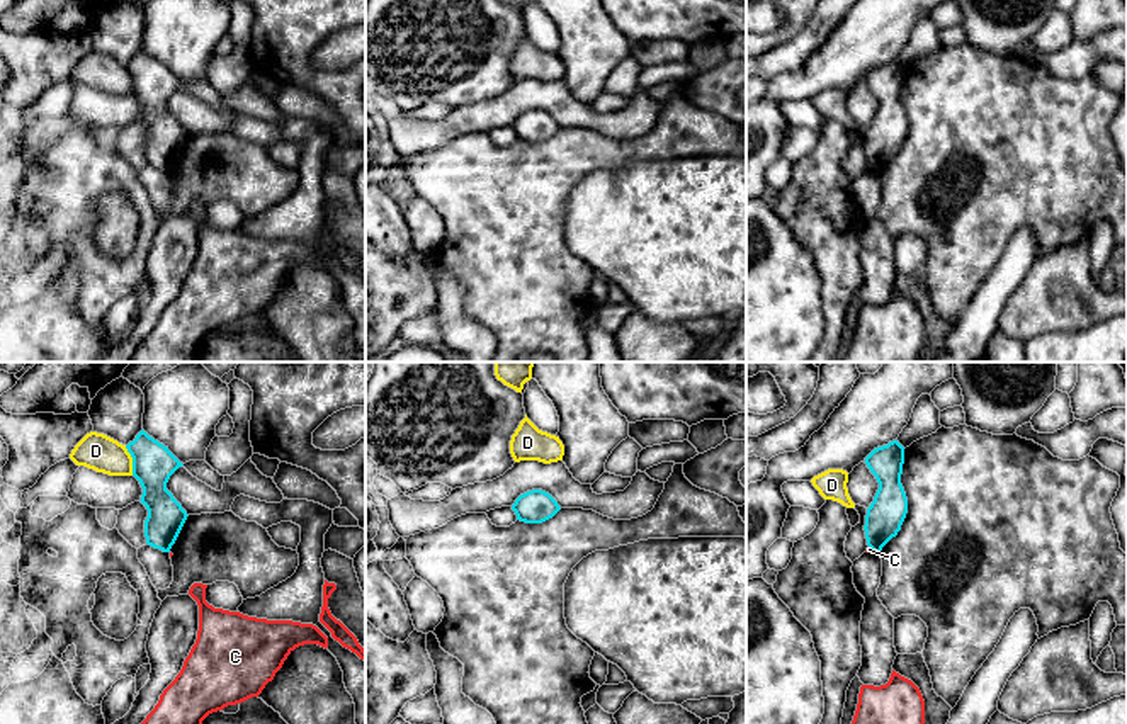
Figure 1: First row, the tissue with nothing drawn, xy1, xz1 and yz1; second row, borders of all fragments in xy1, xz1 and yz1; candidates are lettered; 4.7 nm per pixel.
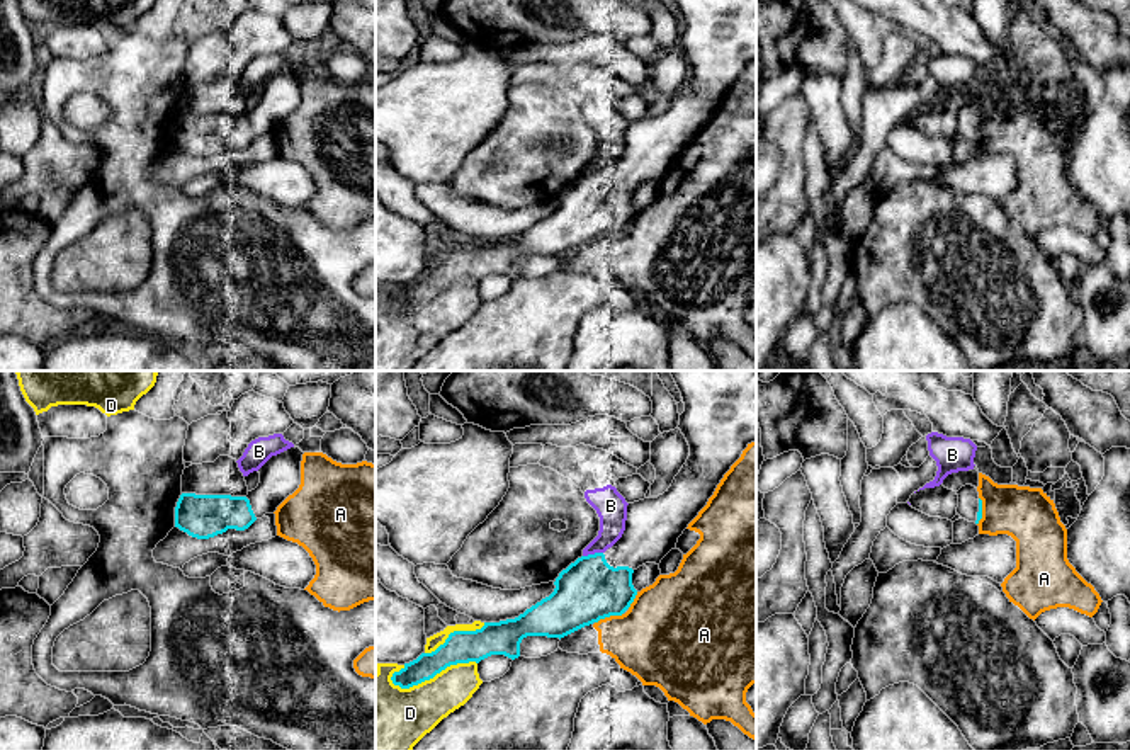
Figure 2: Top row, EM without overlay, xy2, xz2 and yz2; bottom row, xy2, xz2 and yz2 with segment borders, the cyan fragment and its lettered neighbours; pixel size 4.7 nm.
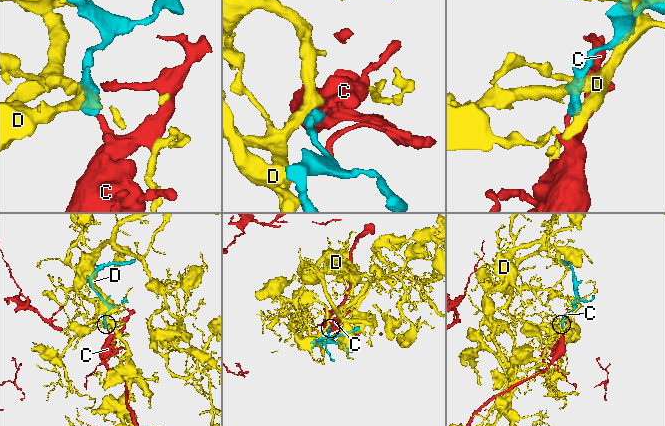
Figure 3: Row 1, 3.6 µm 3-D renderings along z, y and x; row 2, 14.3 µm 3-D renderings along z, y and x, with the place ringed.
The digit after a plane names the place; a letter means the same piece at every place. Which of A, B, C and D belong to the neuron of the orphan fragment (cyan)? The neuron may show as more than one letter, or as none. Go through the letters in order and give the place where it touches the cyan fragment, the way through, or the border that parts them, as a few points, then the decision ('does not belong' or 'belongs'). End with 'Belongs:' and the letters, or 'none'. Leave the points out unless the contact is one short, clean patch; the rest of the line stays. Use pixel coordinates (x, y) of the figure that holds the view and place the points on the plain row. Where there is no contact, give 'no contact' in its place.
A: xz2 (609, 235) | does not belong
B: xz2 (592, 174) | does not belong
C: yz1 (871, 167) | along yz1 (869, 165), (872, 169) | does not belong
D: xz2 (432, 296) | does not belong
Belongs: none

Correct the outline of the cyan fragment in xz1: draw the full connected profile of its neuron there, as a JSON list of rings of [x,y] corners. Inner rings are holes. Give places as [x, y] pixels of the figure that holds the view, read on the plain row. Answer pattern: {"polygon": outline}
{"polygon": [[[532,109],[520,114],[512,124],[512,129],[520,141],[542,143],[552,138],[561,129],[561,126],[549,112],[542,109]]]}

